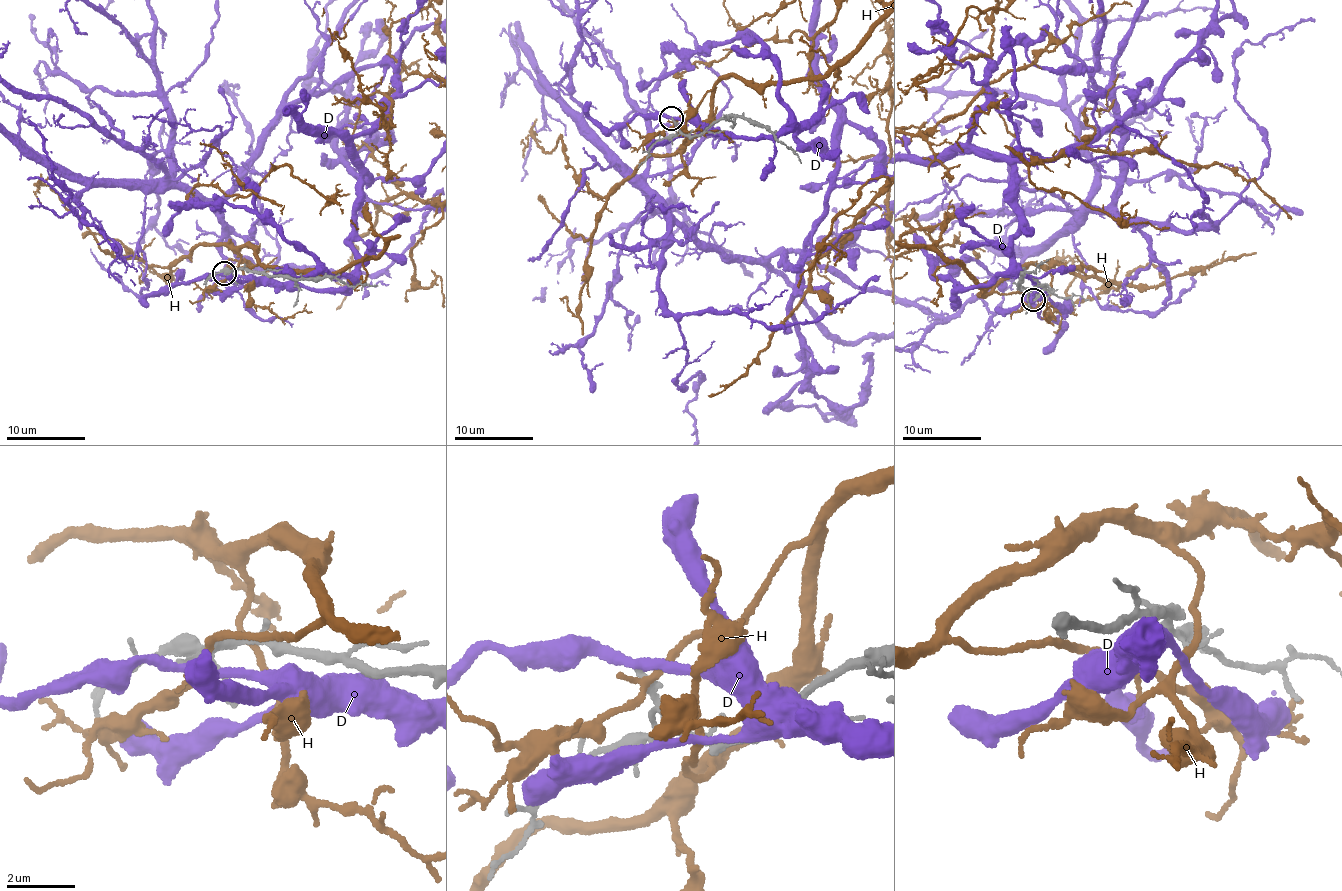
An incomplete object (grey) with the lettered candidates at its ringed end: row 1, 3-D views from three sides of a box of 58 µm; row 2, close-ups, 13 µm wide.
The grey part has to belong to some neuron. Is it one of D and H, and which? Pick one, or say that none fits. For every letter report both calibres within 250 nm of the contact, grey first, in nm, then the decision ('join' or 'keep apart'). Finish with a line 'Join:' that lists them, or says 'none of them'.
D: calibres 240 and 280 nm; keep apart
H: calibres 280 and 200 nm; keep apart
Join: none of them

